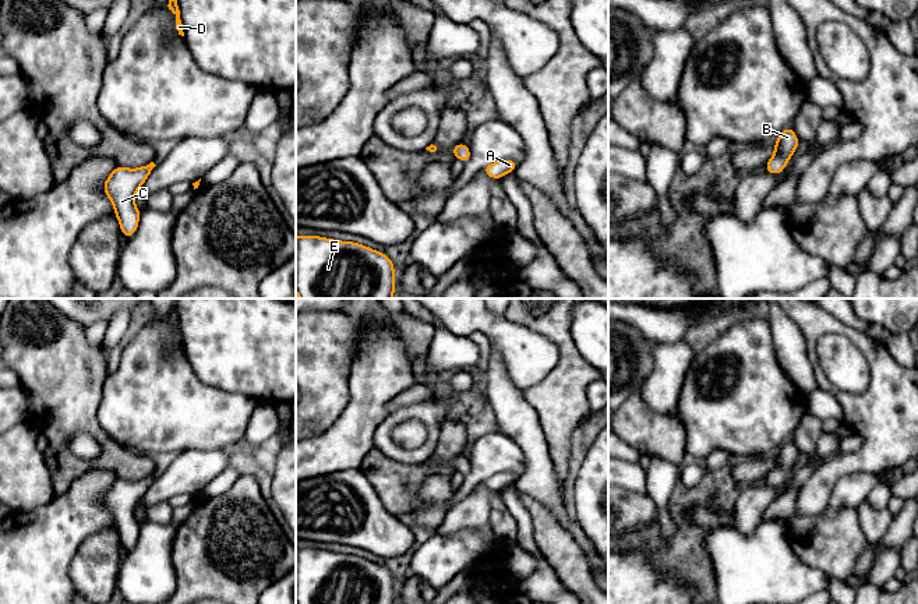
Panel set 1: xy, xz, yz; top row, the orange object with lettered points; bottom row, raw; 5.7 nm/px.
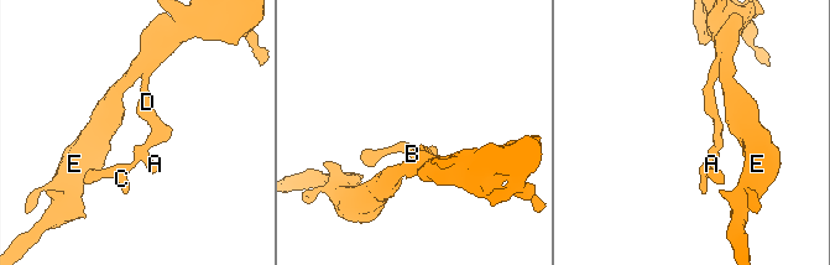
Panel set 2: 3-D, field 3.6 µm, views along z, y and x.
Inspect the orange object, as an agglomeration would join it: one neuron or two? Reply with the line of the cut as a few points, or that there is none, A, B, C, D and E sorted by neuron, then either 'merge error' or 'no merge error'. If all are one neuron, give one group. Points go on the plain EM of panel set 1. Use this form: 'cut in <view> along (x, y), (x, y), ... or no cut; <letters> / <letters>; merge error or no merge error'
no cut; A B C D E; no merge error

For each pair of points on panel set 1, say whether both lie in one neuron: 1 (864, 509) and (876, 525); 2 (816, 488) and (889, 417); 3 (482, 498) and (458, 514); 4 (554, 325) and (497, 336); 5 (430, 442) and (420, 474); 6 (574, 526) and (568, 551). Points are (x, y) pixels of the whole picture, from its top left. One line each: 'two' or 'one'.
1: one
2: one
3: one
4: two
5: two
6: two

